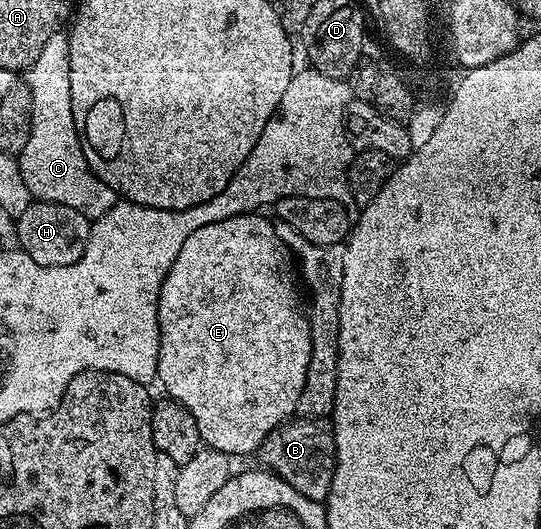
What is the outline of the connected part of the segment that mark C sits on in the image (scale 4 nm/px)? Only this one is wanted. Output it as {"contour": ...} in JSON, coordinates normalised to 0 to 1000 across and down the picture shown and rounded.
{"contour":[[[122,59],[102,60],[98,72],[83,79],[83,95],[76,95],[76,110],[68,110],[68,117],[61,117],[61,125],[48,130],[46,157],[61,178],[61,231],[54,268],[46,268],[46,284],[35,289],[31,301],[39,314],[39,329],[46,336],[46,352],[57,361],[67,380],[128,389],[157,405],[163,416],[174,420],[185,416],[216,384],[216,372],[201,350],[179,338],[176,323],[157,299],[146,267],[146,248],[135,223],[135,193],[128,178],[128,79],[124,70]]]}

